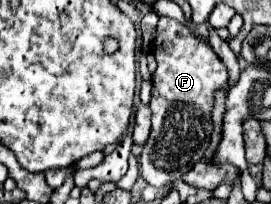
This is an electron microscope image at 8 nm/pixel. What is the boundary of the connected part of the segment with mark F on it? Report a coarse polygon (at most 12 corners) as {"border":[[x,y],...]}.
{"border":[[162,16],[140,174],[172,188],[212,138],[228,70]]}

